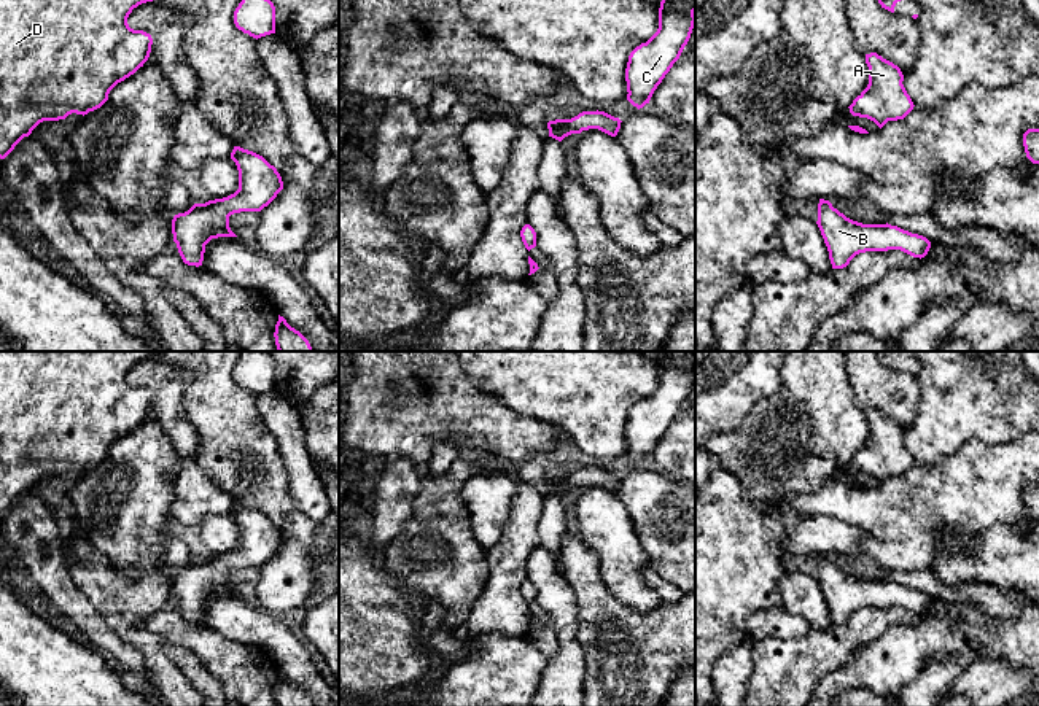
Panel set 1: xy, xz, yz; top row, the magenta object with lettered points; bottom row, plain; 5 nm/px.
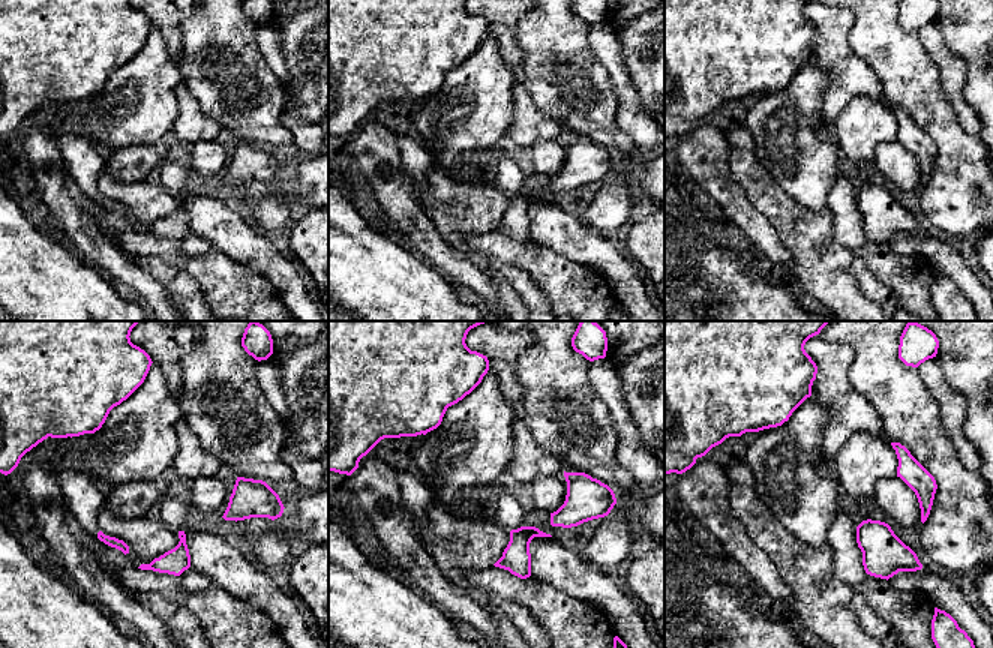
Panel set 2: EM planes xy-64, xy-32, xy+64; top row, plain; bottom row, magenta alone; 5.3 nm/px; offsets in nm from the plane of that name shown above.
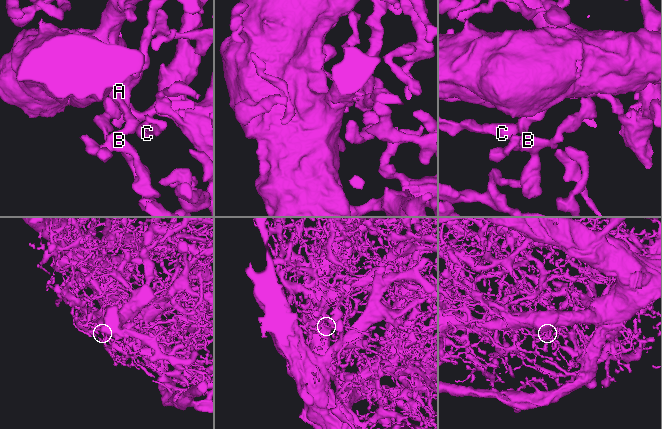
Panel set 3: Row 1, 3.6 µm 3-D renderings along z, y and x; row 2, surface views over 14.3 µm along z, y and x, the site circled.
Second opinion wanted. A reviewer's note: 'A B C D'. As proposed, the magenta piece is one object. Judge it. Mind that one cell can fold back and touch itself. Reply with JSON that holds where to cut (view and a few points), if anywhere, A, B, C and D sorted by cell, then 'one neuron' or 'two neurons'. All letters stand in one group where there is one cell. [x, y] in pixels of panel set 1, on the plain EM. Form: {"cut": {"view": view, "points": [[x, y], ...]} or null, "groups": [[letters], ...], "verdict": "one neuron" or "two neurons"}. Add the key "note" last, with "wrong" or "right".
{"cut": null, "groups": [["A", "B", "C", "D"]], "verdict": "one neuron", "note": "right"}

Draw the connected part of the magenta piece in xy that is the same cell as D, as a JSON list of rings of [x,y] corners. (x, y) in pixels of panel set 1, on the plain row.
[[[0,351],[0,515],[5,515],[40,479],[65,475],[72,469],[84,472],[100,464],[118,439],[143,423],[150,413],[153,394],[143,386],[130,385],[127,374],[138,361],[159,353],[161,351]]]

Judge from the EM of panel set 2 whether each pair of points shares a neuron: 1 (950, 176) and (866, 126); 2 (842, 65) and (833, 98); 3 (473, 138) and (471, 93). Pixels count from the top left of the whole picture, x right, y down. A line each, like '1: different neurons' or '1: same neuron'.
1: different neurons
2: same neuron
3: same neuron

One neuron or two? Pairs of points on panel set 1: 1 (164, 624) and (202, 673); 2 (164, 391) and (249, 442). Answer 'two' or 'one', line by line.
1: two
2: two

